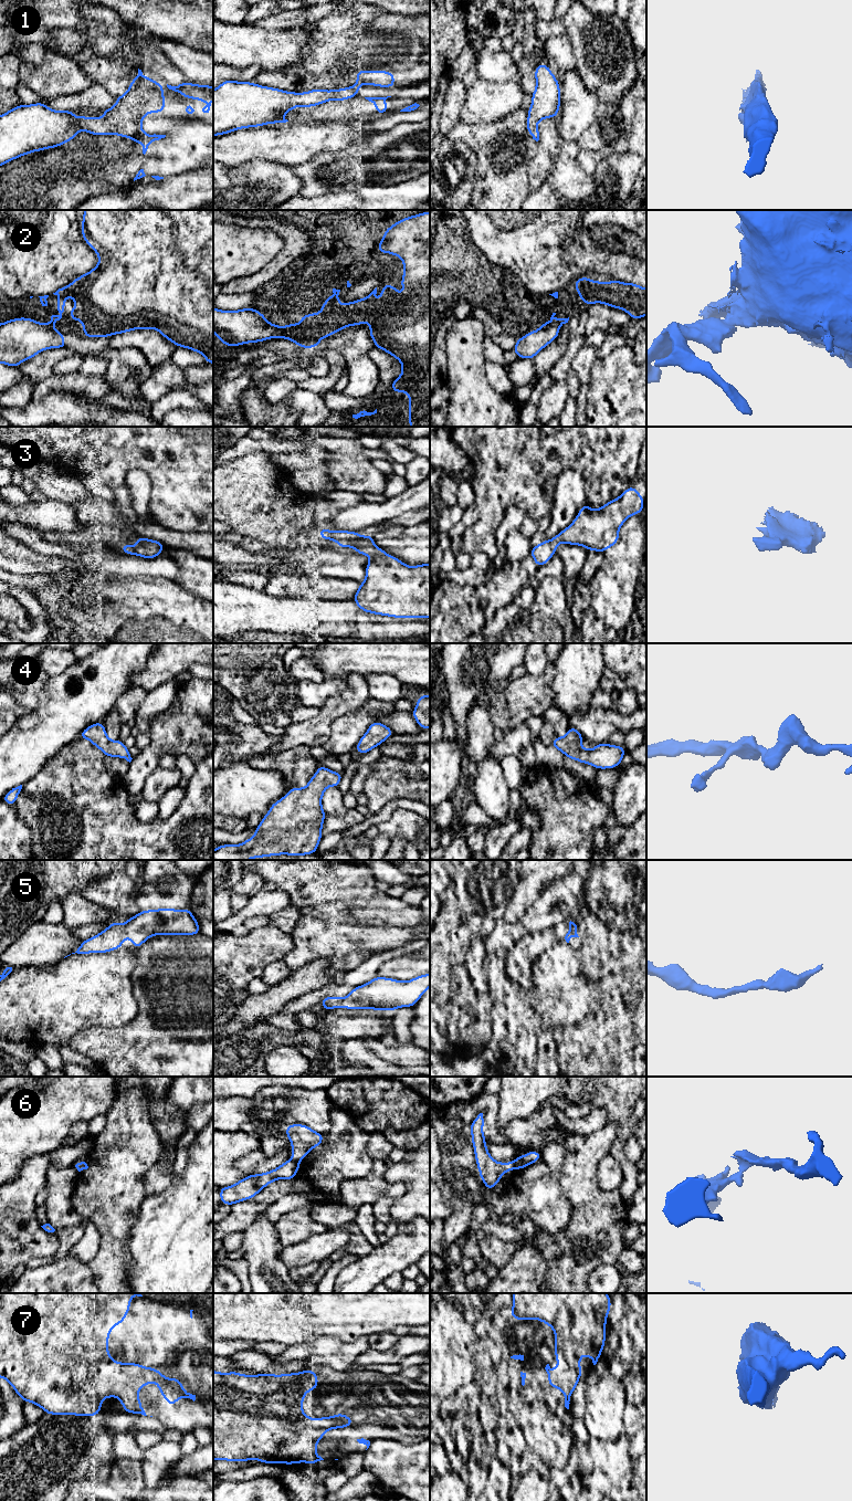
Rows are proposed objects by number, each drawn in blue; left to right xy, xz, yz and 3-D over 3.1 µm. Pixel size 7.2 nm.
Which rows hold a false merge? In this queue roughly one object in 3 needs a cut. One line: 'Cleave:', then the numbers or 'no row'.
Cleave: 2, 6

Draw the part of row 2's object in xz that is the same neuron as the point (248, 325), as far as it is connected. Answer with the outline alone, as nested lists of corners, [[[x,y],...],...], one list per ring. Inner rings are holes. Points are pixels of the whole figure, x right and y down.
[[[213,307],[213,333],[228,347],[262,343],[272,338],[275,332],[265,316],[252,307],[239,311]]]

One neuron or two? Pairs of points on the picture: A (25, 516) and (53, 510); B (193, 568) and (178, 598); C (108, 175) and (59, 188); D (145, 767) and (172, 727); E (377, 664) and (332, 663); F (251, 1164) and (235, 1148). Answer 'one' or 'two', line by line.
A: one
B: two
C: two
D: one
E: one
F: two

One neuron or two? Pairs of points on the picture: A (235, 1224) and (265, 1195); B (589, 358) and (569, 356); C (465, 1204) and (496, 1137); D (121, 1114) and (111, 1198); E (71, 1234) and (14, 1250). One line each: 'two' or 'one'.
A: one
B: two
C: two
D: one
E: two

